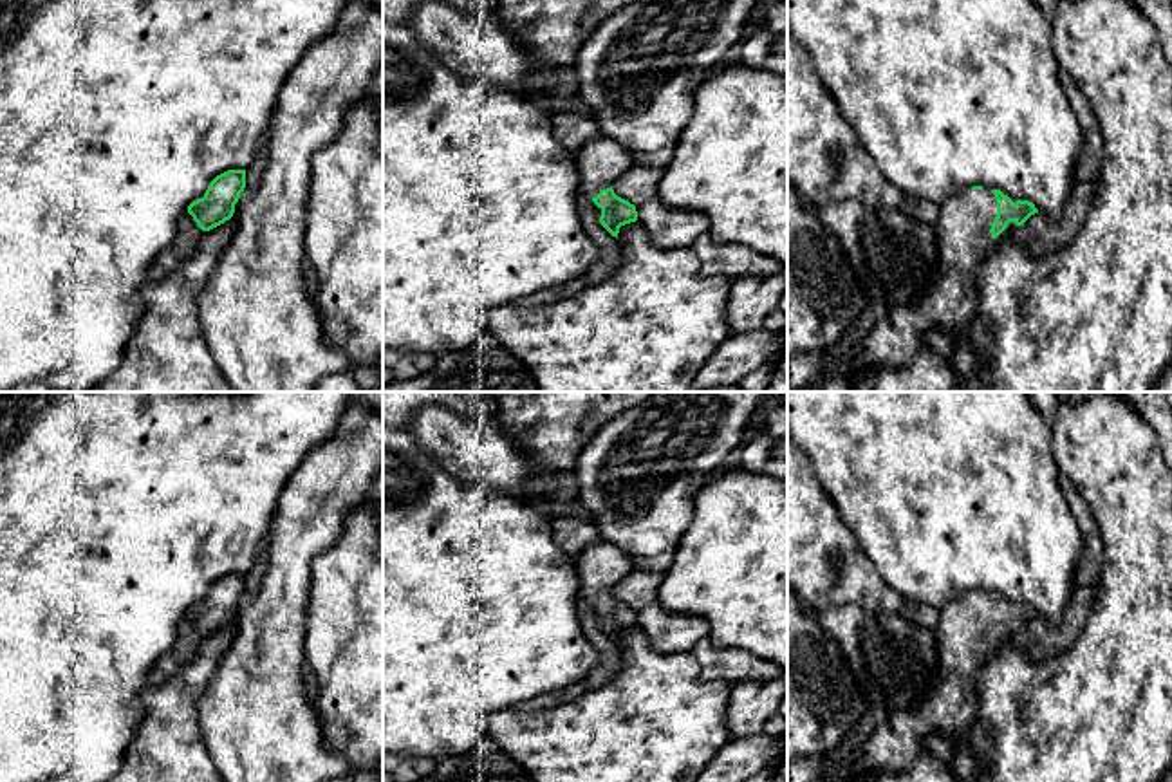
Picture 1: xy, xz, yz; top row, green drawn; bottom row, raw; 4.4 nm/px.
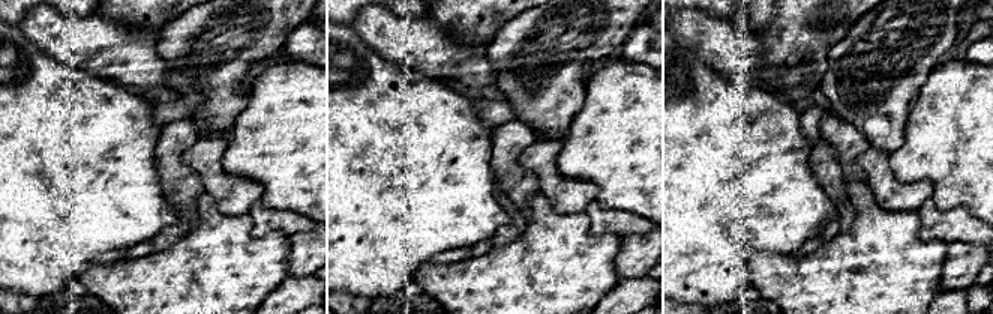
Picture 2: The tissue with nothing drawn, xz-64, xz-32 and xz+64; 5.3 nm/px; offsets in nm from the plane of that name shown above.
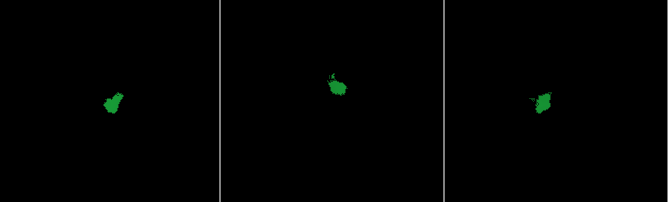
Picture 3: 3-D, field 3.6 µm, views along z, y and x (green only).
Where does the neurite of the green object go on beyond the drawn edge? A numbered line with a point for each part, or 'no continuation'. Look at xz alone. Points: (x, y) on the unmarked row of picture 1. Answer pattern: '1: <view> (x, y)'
1: xz (600, 566)

